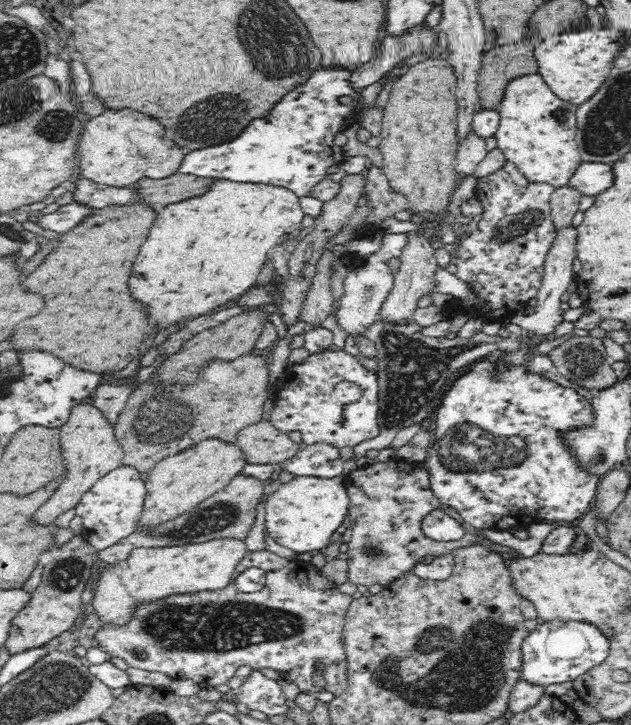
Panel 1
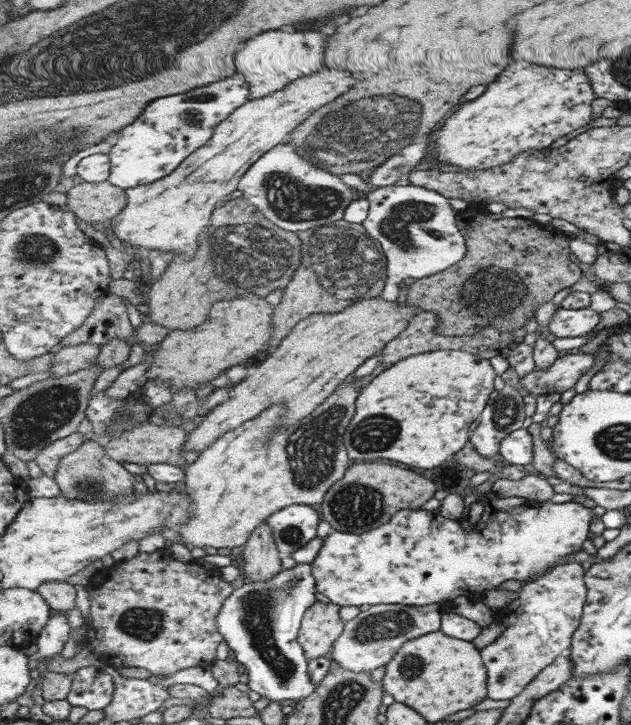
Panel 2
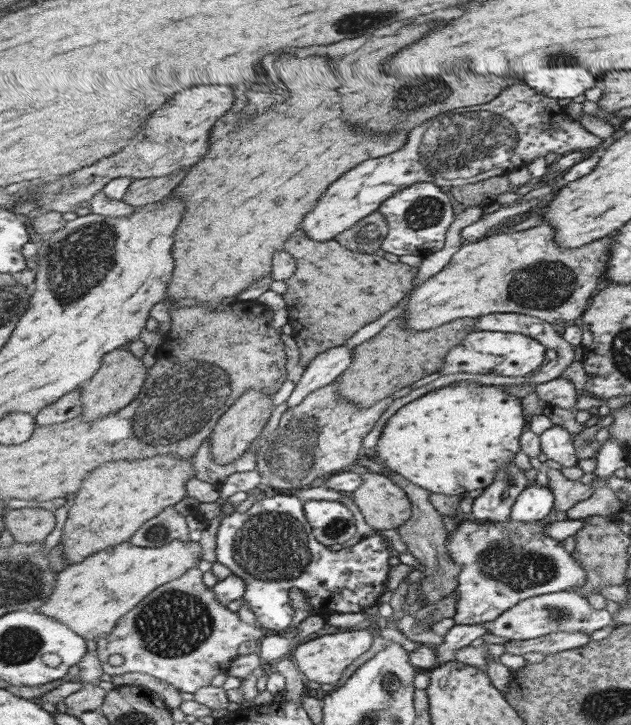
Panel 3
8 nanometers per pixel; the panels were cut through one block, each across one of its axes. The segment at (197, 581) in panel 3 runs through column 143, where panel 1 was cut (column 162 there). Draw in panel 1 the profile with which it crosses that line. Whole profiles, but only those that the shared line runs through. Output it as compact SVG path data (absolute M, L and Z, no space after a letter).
M247 551L241 563L236 568L236 575L239 575L244 570L252 567L262 569L265 572L265 585L258 590L258 592L239 592L234 582L230 583L224 588L217 591L202 591L194 593L193 595L174 595L169 596L168 599L162 600L162 602L146 603L142 607L137 608L137 614L133 616L133 621L126 623L125 626L102 626L97 630L95 634L95 640L99 643L99 646L107 651L110 656L118 657L126 662L128 667L138 668L139 670L146 670L149 672L160 672L170 676L173 680L176 679L190 679L194 683L198 683L202 686L217 687L221 684L228 683L230 678L233 678L236 674L236 670L240 666L250 666L253 671L259 671L263 668L273 669L279 674L285 674L288 680L296 683L300 691L308 694L316 694L320 692L330 692L335 697L342 696L347 690L347 663L345 657L345 650L342 640L342 632L344 626L344 620L346 618L346 611L353 601L352 596L343 594L336 588L337 583L333 580L328 580L325 576L321 575L321 568L317 568L311 562L310 568L301 568L296 560L287 560L286 557L280 557L276 553L270 551Z

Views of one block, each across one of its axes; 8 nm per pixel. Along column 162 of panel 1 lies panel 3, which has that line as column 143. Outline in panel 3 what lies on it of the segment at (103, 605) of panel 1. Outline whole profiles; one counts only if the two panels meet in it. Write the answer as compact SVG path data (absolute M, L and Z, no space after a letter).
M174 540L167 546L159 548L135 546L129 541L117 546L96 552L88 556L79 564L69 565L58 573L57 592L53 592L53 598L40 608L39 612L56 618L69 625L77 634L97 642L101 637L112 634L118 620L132 611L144 598L147 598L156 588L181 578L186 572L197 567L201 560L201 544L195 541Z

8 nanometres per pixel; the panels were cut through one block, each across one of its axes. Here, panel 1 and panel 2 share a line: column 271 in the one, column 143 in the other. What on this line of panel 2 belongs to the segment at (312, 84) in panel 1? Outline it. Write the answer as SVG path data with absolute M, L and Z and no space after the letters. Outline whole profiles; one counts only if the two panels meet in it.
M236 72L205 88L153 100L133 124L117 132L116 143L109 152L112 167L108 182L127 189L165 179L187 156L209 142L217 124L227 120L229 114L249 102L250 98L252 89L249 80L244 74Z

